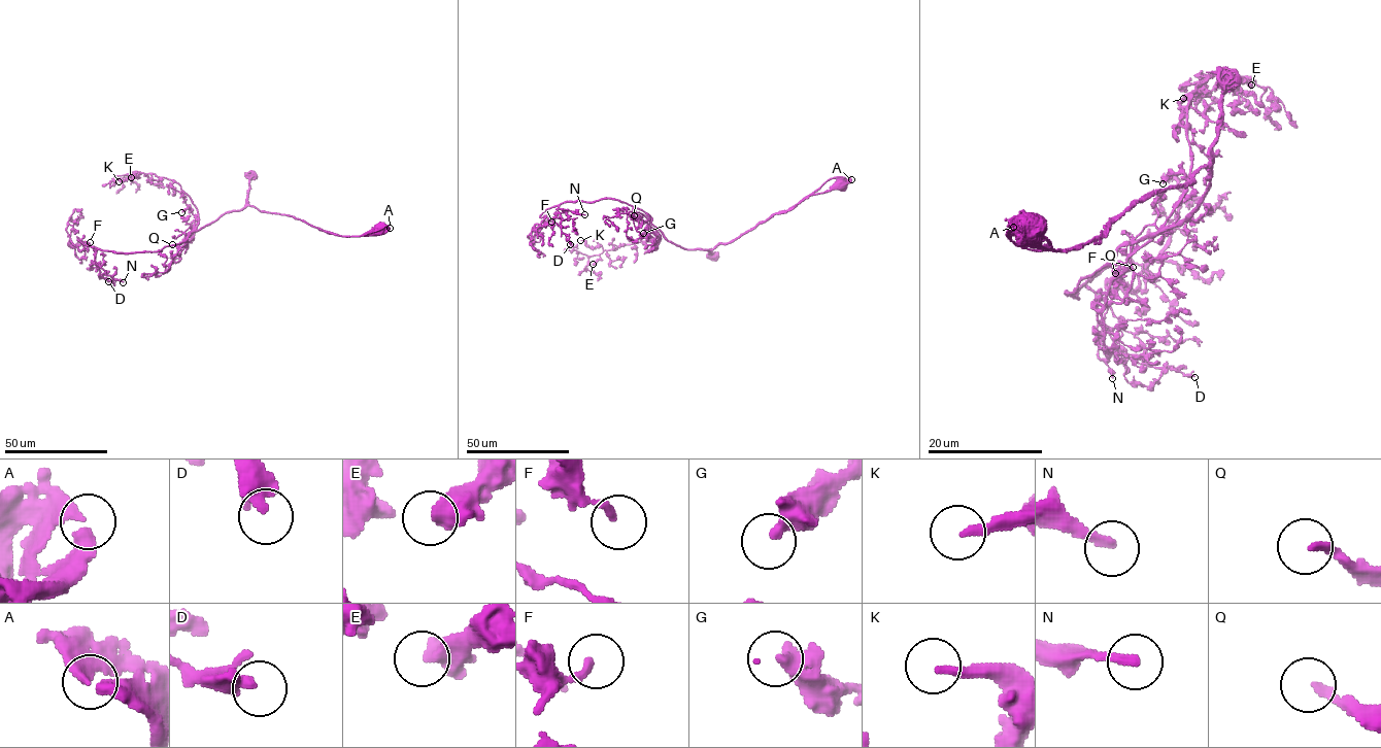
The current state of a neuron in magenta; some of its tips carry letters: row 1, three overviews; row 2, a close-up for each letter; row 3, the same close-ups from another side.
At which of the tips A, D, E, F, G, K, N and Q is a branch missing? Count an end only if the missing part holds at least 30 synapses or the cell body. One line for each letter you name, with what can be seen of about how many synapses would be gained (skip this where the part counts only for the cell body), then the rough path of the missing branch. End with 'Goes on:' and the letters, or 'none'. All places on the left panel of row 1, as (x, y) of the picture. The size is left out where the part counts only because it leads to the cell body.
N: 130 syn | (123, 282), (143, 269), (148, 260)
Goes on: N

